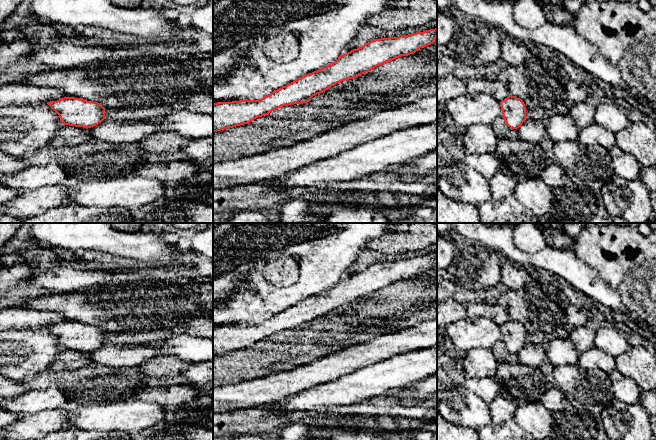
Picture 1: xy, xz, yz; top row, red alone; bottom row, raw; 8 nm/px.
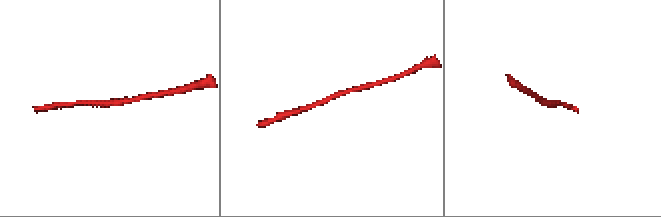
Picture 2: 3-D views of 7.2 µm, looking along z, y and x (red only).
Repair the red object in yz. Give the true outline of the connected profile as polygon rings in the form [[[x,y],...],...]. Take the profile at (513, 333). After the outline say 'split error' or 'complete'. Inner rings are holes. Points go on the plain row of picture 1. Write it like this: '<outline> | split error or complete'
[[[509,319],[500,326],[500,331],[502,334],[502,342],[508,351],[518,353],[526,344],[527,333],[520,322]]] | complete

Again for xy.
[[[64,321],[47,328],[59,339],[64,349],[88,353],[105,343],[106,333],[101,328],[82,322]]] | complete

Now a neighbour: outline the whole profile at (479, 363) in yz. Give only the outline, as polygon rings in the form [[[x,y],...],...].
[[[476,348],[467,352],[461,360],[461,366],[466,377],[494,377],[499,362],[491,349]]]

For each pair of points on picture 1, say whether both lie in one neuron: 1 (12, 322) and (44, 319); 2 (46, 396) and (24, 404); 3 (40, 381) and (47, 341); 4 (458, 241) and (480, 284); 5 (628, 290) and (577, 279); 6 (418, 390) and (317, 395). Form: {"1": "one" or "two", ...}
{"1": "one", "2": "one", "3": "two", "4": "one", "5": "two", "6": "two"}

